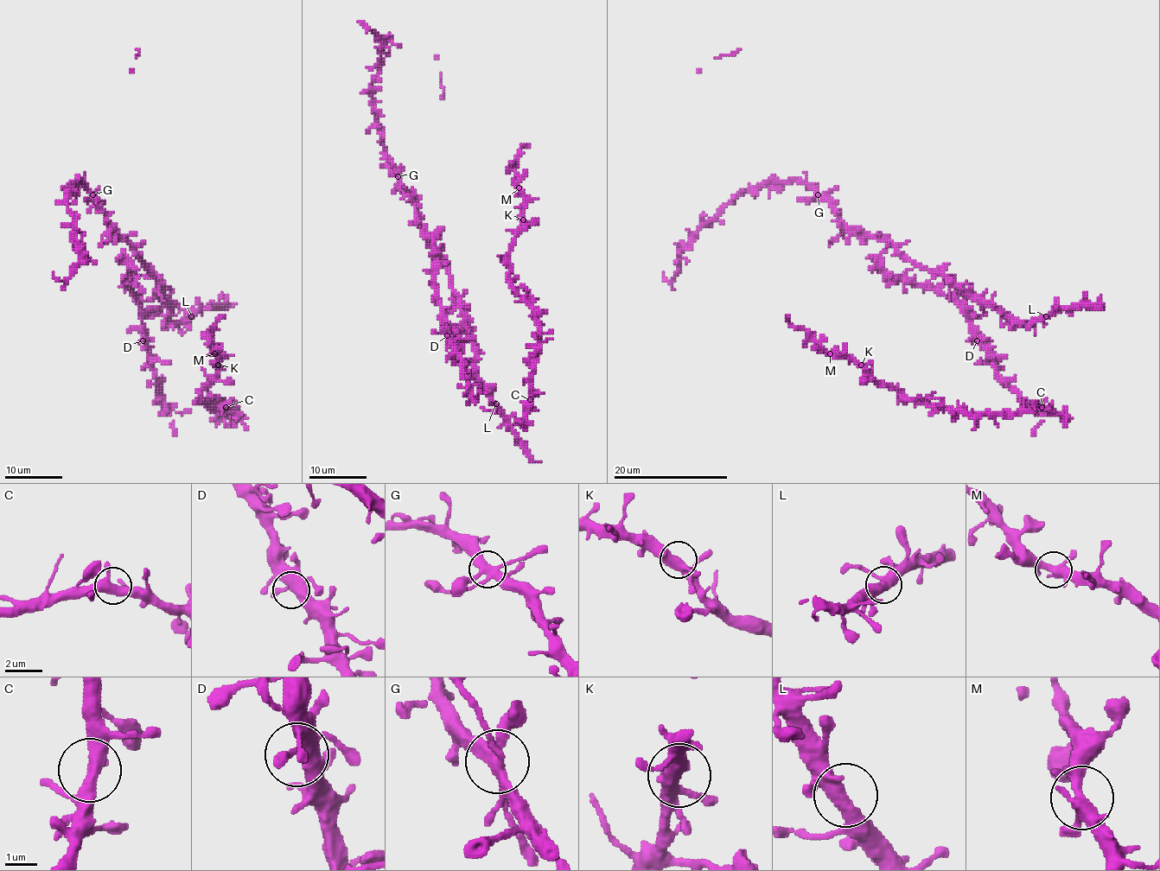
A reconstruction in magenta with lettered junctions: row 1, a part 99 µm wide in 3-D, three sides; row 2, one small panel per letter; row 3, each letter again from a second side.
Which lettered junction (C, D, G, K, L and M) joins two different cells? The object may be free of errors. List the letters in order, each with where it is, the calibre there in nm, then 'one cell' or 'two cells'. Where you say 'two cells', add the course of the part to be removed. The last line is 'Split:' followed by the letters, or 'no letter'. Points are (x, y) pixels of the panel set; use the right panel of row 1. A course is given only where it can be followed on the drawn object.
C: at (1042, 407); 400 nm thick; one cell
D: at (977, 340); 440 nm thick; one cell
G: at (818, 194); 360 nm thick; one cell
K: at (861, 365); 400 nm thick; one cell
L: at (1046, 316); 380 nm thick; one cell
M: at (830, 353); 360 nm thick; one cell
Split: no letter

